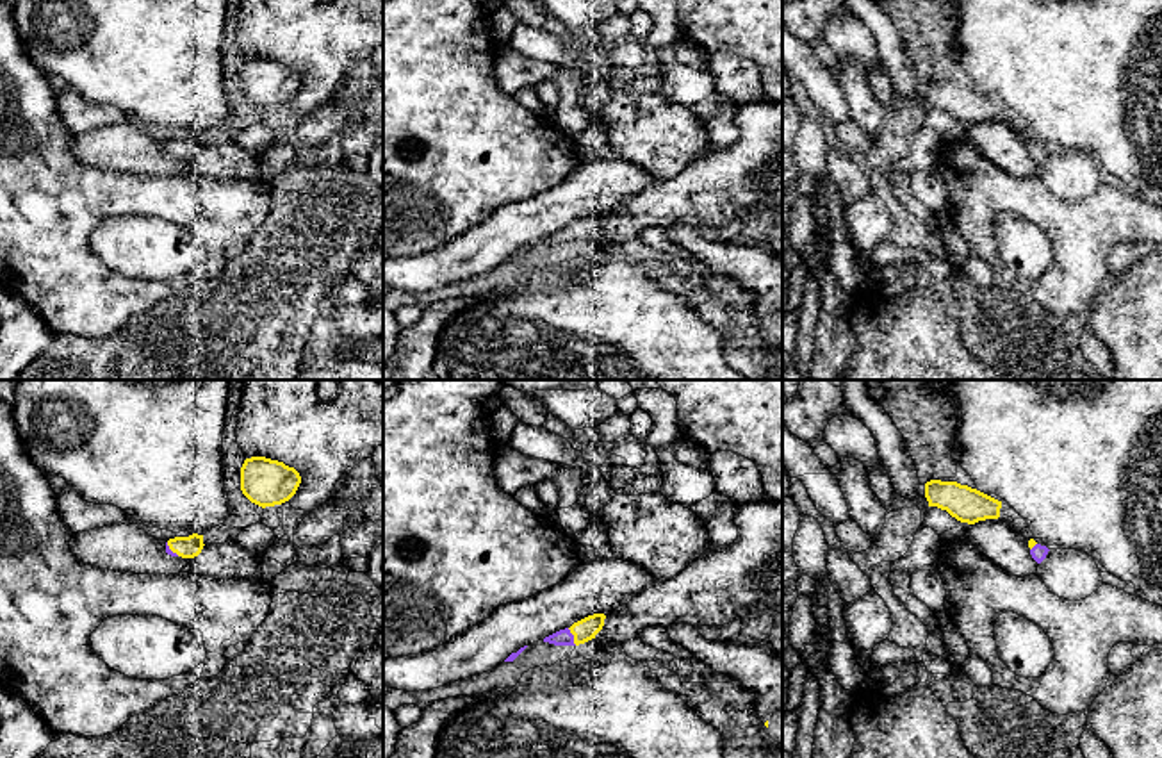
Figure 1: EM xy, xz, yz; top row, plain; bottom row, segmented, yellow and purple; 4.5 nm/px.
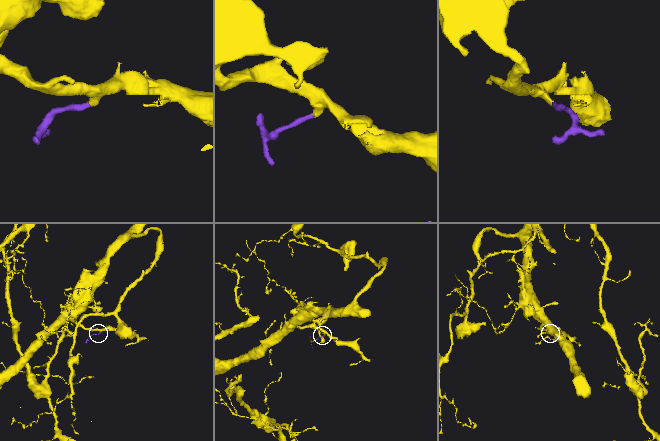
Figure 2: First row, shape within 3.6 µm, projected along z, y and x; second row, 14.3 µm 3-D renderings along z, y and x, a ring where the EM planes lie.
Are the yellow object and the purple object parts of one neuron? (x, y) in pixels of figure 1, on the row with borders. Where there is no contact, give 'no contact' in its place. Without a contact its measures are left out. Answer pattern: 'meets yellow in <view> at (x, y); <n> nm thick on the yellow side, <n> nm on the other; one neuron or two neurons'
meets yellow in xz at (574, 637); 100 nm thick on the yellow side, 80 nm on the other; one neuron

